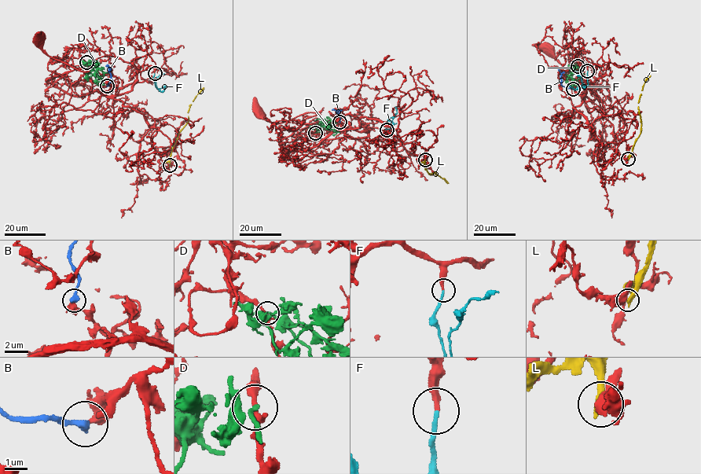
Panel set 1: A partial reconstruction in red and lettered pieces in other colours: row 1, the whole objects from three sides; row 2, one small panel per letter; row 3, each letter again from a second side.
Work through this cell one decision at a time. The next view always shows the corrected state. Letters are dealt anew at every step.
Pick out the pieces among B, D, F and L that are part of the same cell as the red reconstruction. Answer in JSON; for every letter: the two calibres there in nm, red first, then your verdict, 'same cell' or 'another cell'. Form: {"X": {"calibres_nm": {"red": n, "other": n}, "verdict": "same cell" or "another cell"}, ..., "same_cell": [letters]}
{"B": {"calibres_nm": {"red": 460, "other": 400}, "verdict": "another cell"}, "D": {"calibres_nm": {"red": 220, "other": 130}, "verdict": "another cell"}, "F": {"calibres_nm": {"red": 240, "other": 170}, "verdict": "same cell"}, "L": {"calibres_nm": {"red": 460, "other": 360}, "verdict": "another cell"}, "same_cell": ["F"]}

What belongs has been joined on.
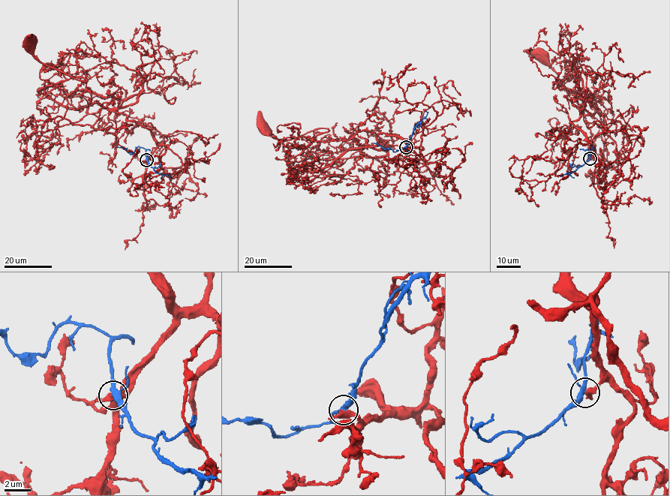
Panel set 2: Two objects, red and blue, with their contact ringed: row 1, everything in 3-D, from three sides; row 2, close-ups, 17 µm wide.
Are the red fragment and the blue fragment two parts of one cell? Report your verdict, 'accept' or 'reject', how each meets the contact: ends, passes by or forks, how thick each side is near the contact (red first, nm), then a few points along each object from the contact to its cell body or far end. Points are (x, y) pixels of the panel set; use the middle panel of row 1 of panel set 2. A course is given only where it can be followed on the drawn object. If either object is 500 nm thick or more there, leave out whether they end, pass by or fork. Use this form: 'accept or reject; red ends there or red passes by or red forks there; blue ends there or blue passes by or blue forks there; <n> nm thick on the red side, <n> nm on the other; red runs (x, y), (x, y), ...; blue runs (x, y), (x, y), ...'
reject; red passes by; blue forks there; 400 nm thick on the red side, 320 nm on the other; red runs (406, 146), (380, 133), (361, 155), (316, 159), (307, 146), (327, 128), (280, 141), (266, 130); blue runs (406, 146), (395, 151), (373, 142)

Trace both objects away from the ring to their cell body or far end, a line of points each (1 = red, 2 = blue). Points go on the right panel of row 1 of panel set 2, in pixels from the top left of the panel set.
1: (590, 158), (569, 123), (585, 94), (579, 104), (552, 88), (557, 73), (543, 58)
2: (590, 158), (592, 147), (589, 153), (587, 150), (579, 148)

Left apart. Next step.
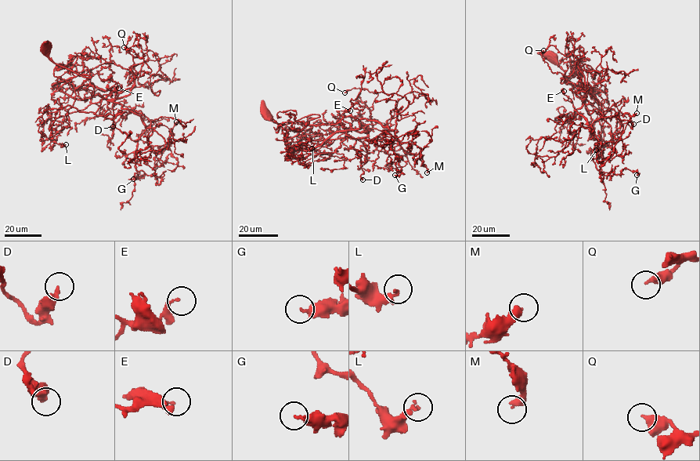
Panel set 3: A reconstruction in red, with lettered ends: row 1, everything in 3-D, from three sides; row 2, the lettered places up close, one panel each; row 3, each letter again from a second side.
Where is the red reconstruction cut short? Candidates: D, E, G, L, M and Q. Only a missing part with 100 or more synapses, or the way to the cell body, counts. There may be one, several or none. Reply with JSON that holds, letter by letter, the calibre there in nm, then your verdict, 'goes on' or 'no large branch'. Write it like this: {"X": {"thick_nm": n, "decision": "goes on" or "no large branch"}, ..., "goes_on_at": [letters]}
{"D": {"thick_nm": 380, "decision": "no large branch"}, "E": {"thick_nm": 200, "decision": "no large branch"}, "G": {"thick_nm": 280, "decision": "no large branch"}, "L": {"thick_nm": 260, "decision": "no large branch"}, "M": {"thick_nm": 400, "decision": "no large branch"}, "Q": {"thick_nm": 360, "decision": "no large branch"}, "goes_on_at": []}

